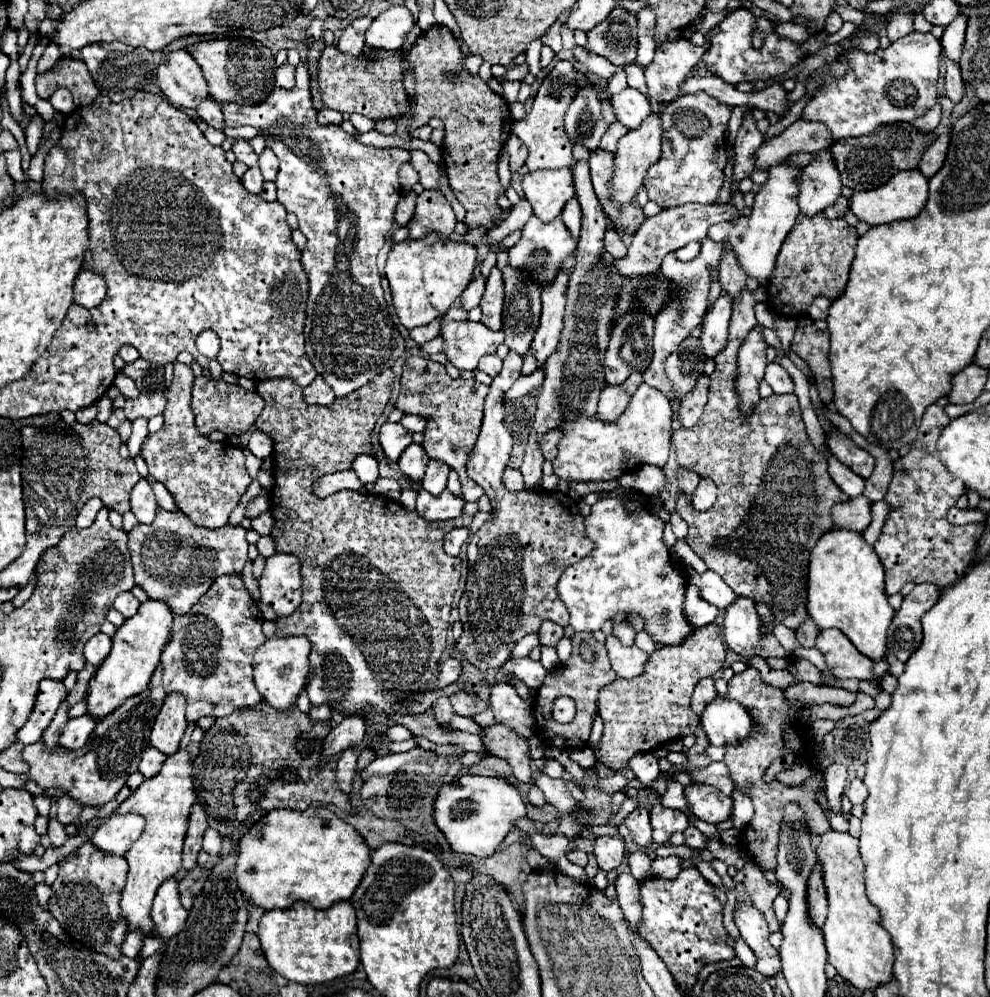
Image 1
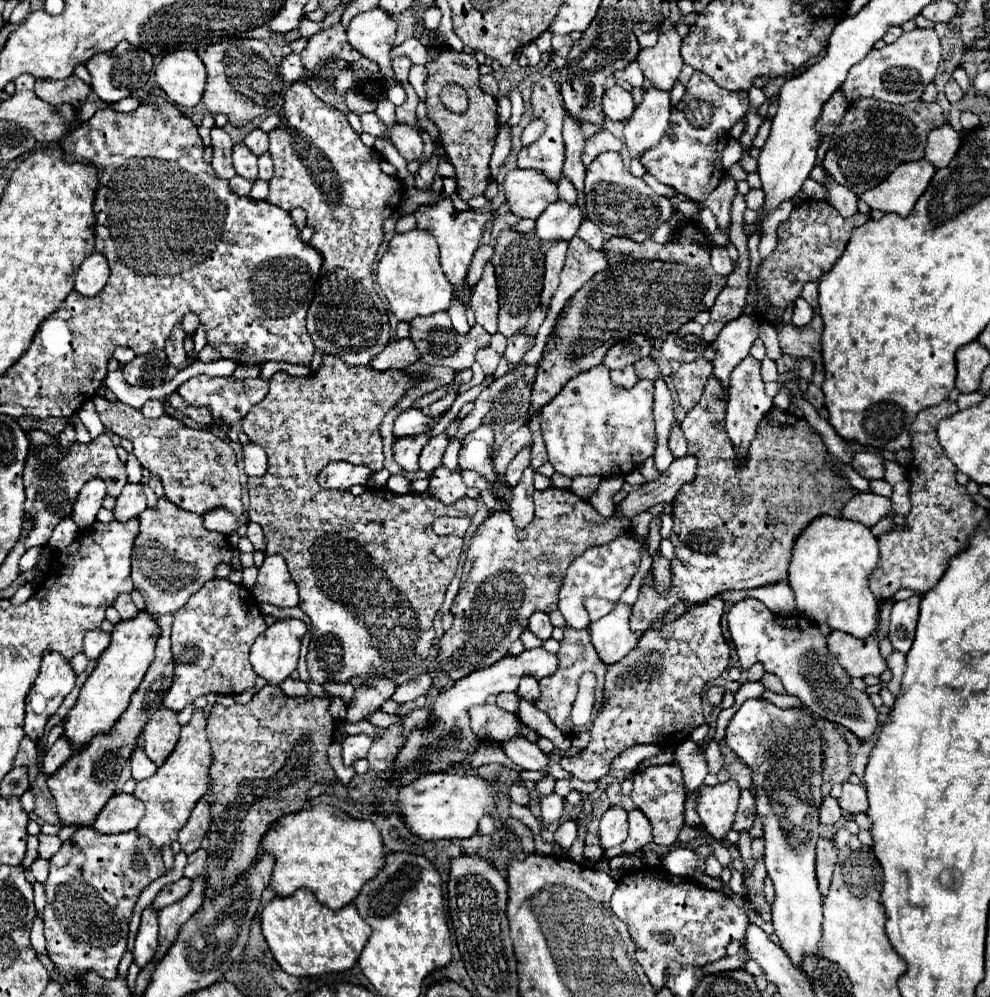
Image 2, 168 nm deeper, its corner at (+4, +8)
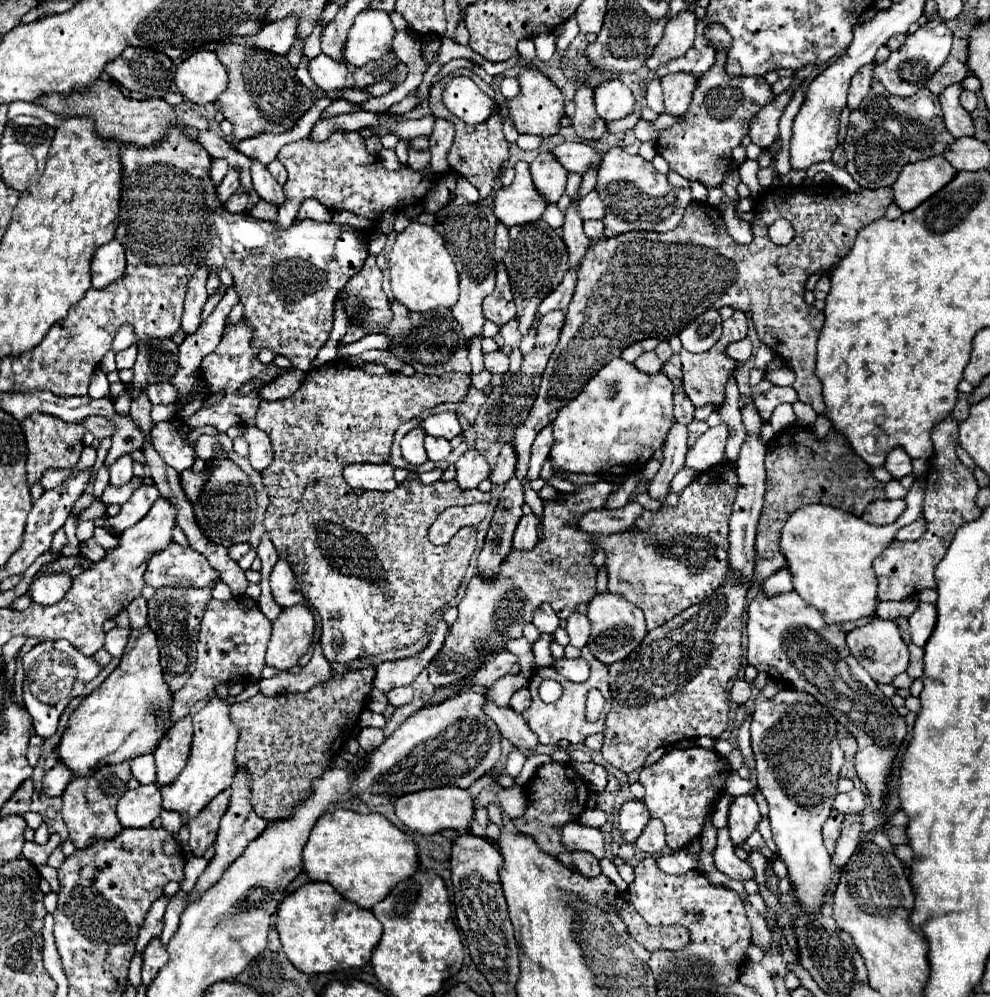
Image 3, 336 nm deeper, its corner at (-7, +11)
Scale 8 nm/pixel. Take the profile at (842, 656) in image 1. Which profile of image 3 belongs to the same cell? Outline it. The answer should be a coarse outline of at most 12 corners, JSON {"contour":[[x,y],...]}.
{"contour":[[873,619],[847,647],[875,683],[909,665],[897,625]]}

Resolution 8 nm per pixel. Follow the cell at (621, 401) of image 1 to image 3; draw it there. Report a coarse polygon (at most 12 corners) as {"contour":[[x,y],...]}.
{"contour":[[651,351],[633,363],[643,373],[661,371],[663,363]]}

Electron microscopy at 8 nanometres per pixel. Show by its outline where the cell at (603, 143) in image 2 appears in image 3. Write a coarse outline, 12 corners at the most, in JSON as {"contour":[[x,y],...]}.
{"contour":[[565,141],[555,157],[569,173],[599,169],[601,153],[585,143]]}

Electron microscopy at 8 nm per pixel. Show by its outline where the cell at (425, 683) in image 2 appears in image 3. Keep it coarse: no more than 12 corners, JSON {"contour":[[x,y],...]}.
{"contour":[[399,687],[387,693],[387,701],[395,707],[413,699],[413,687]]}

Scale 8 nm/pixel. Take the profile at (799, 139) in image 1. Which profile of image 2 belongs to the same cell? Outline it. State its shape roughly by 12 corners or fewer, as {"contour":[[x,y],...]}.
{"contour":[[842,88],[824,104],[816,130],[822,136],[834,132],[848,110]]}

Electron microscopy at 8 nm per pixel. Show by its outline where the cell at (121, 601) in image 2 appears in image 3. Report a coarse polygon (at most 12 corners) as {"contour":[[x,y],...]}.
{"contour":[[137,597],[127,607],[133,629],[147,625],[147,601]]}

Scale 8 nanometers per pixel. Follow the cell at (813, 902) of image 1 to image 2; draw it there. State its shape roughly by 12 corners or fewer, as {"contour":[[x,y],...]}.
{"contour":[[818,838],[816,874],[822,894],[828,892],[838,856],[830,838]]}

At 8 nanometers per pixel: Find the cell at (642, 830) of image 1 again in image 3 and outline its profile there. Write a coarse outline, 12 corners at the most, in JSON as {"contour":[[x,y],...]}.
{"contour":[[651,819],[635,847],[645,853],[665,849],[665,829],[659,819]]}

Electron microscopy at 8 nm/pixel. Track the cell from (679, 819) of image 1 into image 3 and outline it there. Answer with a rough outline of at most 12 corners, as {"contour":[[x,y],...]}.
{"contour":[[701,747],[673,749],[643,767],[645,805],[677,851],[731,769]]}

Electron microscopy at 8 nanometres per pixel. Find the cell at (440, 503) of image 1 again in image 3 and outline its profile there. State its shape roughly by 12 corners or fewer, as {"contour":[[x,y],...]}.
{"contour":[[477,449],[455,463],[463,491],[477,489],[489,477],[489,465]]}

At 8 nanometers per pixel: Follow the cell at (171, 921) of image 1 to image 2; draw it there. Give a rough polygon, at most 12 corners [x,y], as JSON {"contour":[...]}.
{"contour":[[148,906],[136,936],[134,962],[154,960],[158,948],[158,910]]}

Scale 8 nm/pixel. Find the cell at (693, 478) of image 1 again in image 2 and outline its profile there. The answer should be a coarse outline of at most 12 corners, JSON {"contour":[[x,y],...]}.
{"contour":[[675,420],[670,434],[674,458],[682,458],[686,450],[684,434]]}

